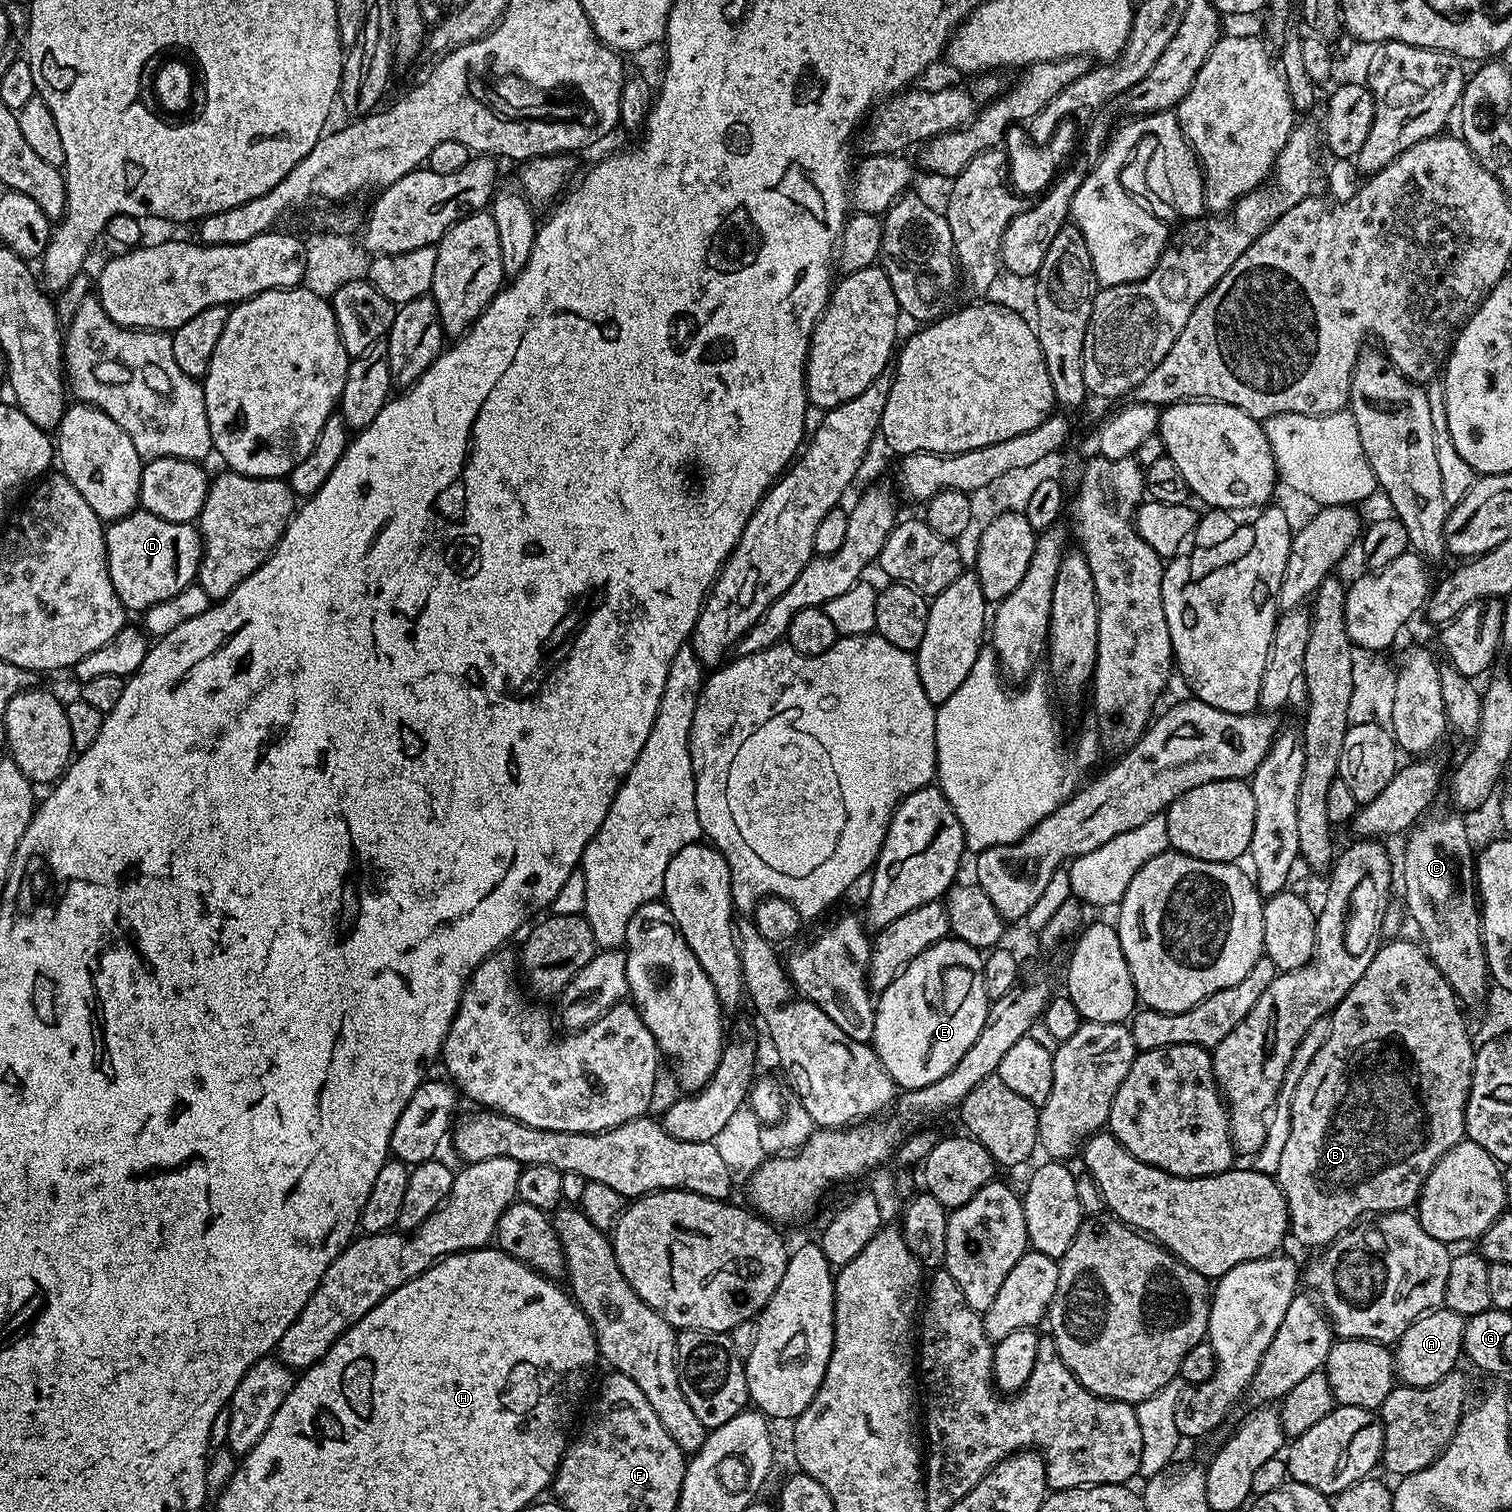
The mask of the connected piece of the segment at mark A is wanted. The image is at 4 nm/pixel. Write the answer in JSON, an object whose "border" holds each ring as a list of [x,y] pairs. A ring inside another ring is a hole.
{"border":[[[1446,1307],[1433,1308],[1427,1316],[1419,1316],[1400,1336],[1394,1344],[1396,1361],[1396,1379],[1401,1385],[1410,1388],[1434,1386],[1446,1374],[1456,1367],[1456,1359],[1461,1359],[1464,1343],[1465,1317],[1454,1314],[1454,1310]]]}

